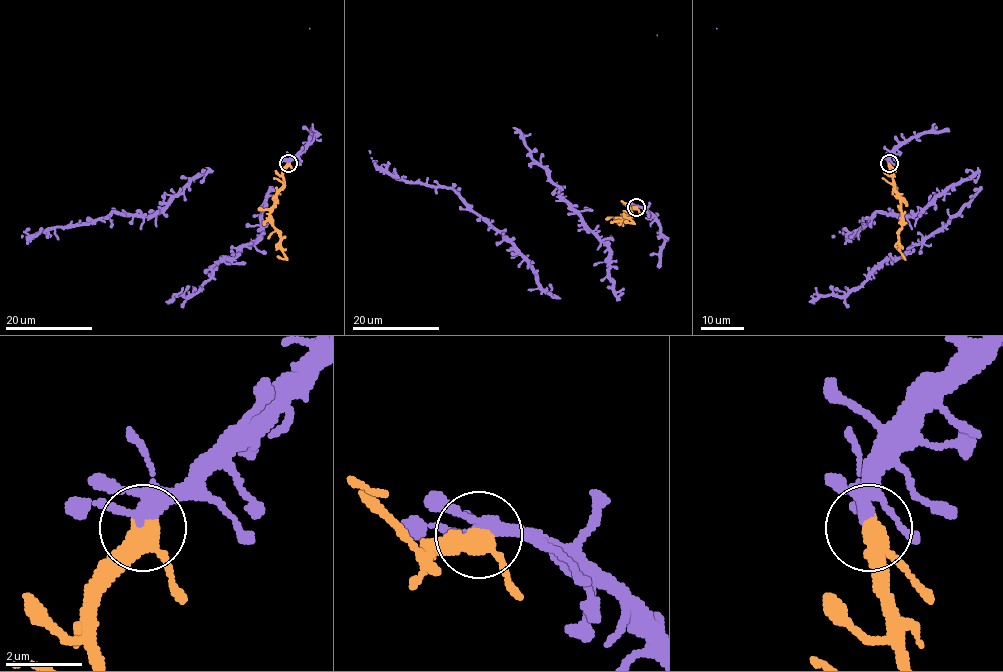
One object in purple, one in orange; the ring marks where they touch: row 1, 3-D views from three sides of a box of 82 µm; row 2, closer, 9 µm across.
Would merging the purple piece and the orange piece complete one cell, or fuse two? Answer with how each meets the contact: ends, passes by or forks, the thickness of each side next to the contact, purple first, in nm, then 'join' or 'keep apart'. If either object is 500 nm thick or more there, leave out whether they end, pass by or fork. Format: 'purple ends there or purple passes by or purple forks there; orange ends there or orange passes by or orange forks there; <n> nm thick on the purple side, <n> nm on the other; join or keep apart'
purple forks there; orange passes by; 240 nm thick on the purple side, 400 nm on the other; join

